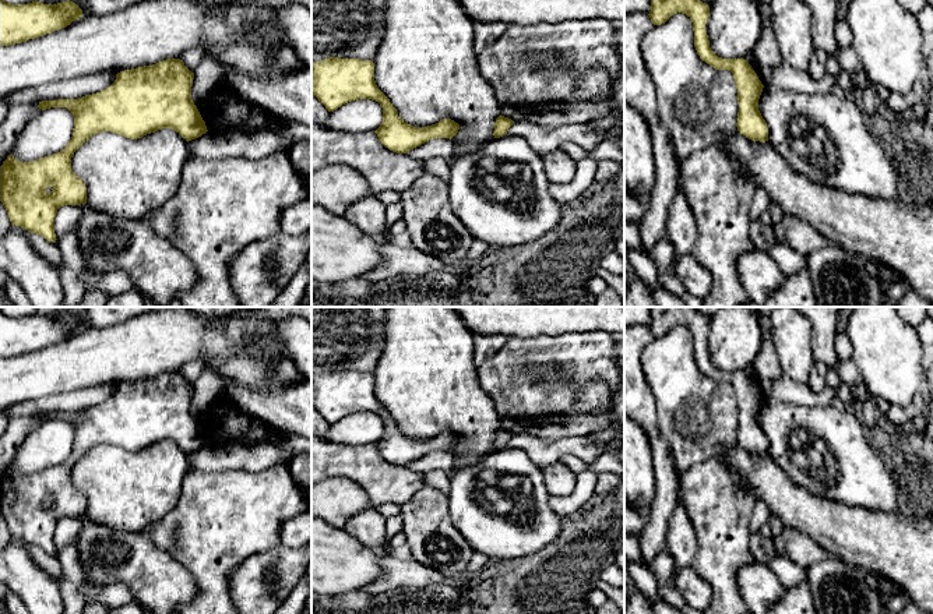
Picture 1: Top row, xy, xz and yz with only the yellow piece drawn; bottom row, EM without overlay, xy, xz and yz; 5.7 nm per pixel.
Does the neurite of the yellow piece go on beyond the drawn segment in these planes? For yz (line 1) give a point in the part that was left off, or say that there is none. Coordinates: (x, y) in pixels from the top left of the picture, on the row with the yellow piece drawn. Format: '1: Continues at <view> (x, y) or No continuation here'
1: No continuation here

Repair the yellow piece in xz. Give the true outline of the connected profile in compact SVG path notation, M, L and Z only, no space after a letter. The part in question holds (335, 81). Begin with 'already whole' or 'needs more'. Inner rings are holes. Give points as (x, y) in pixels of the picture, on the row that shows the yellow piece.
already whole | M328 57L311 63L311 95L328 112L351 100L379 102L383 107L383 123L374 133L385 148L397 154L406 154L429 140L451 140L460 130L460 124L451 119L422 128L405 123L390 99L377 88L372 60Z

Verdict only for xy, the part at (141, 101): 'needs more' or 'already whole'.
already whole

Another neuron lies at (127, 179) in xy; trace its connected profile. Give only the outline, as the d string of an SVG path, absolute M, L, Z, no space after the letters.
M172 128L137 140L105 131L74 152L71 169L87 186L87 208L133 220L175 197L189 158L187 141Z

